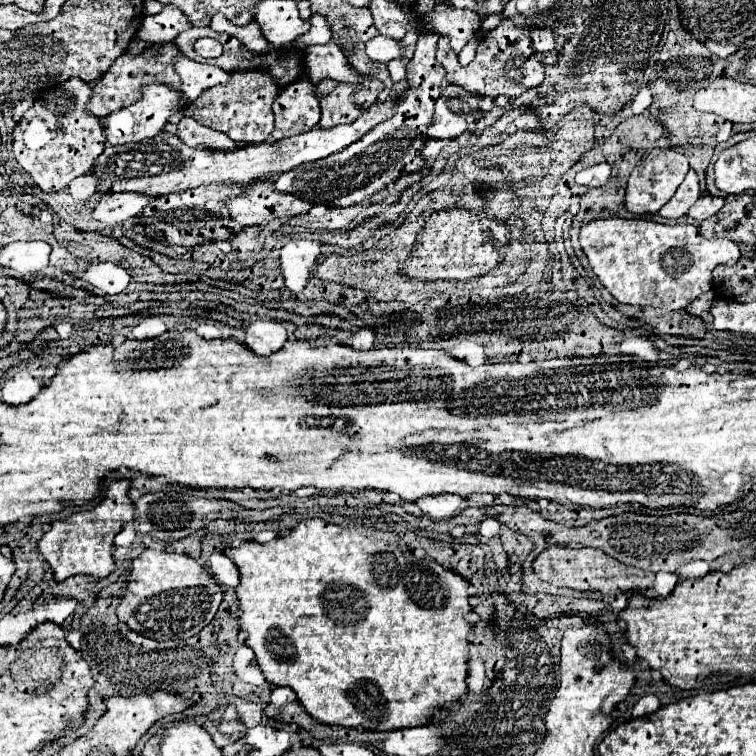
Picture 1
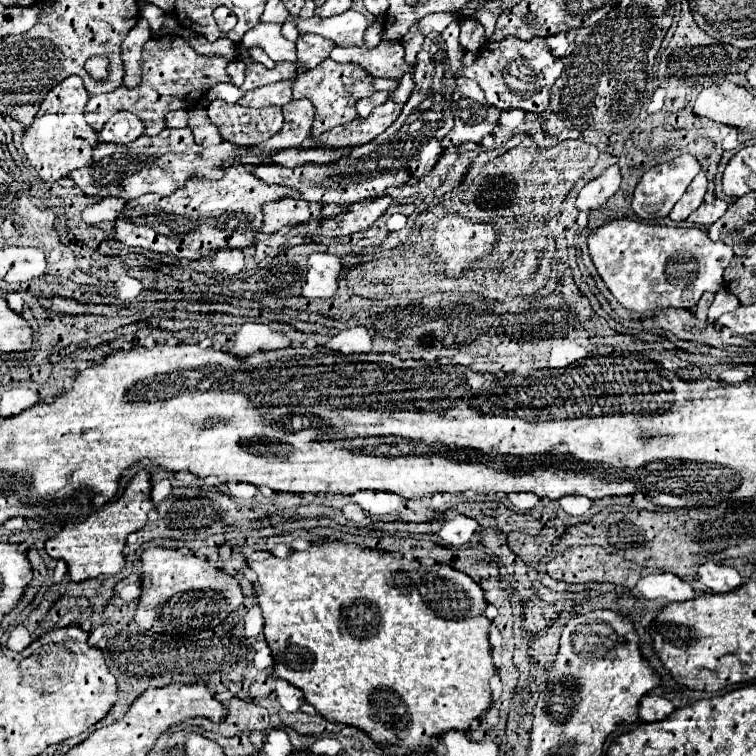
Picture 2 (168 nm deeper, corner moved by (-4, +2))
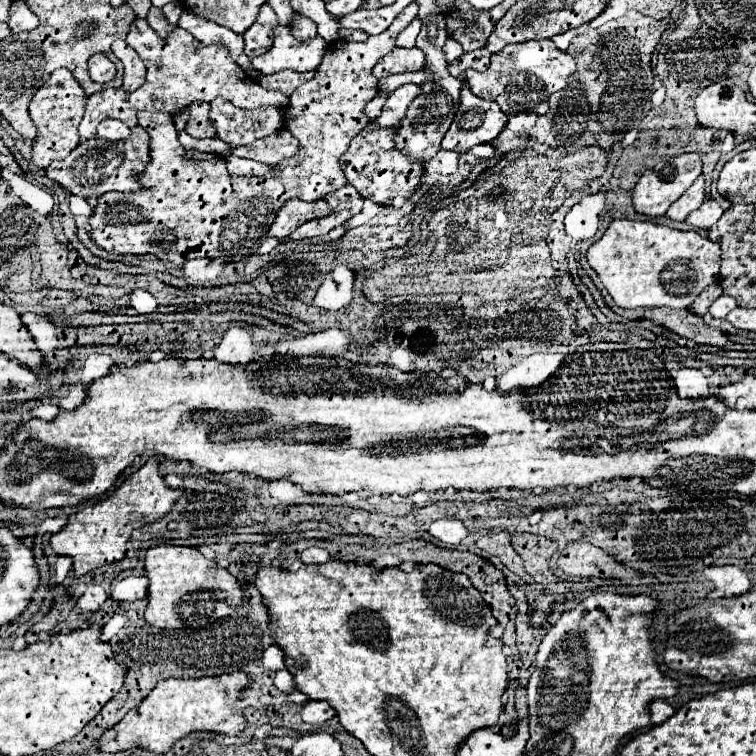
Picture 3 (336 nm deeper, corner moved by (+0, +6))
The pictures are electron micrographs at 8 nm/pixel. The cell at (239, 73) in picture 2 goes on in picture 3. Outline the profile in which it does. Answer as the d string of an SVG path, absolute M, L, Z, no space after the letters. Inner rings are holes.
M278 26L274 30L274 46L272 46L272 50L268 50L266 54L254 58L252 68L262 72L262 74L276 74L276 72L286 70L286 68L296 70L296 72L316 70L320 66L320 62L322 62L322 56L326 52L326 48L328 48L328 44L326 44L326 40L322 36L314 36L310 40L298 40L298 38L292 36L290 26Z

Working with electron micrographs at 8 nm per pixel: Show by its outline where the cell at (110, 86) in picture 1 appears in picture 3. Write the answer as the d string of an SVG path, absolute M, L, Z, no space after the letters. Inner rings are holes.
M136 18L126 42L139 54L142 62L146 64L146 84L134 92L126 92L121 87L107 87L88 98L86 114L80 122L80 138L90 140L96 136L96 126L106 118L122 120L126 126L134 128L138 124L136 114L140 110L154 110L154 112L168 112L178 114L182 108L190 106L192 102L212 102L214 98L222 96L238 108L258 108L264 104L286 108L288 98L282 92L266 90L258 82L254 82L230 56L228 48L220 44L206 46L190 32L182 28L174 28L166 40L158 38L158 34L148 26L146 20Z

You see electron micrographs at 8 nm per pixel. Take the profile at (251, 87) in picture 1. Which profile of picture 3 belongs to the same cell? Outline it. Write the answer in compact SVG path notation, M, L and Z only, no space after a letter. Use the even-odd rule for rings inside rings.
M216 98L210 102L210 120L220 140L232 146L242 146L278 132L284 124L284 110L276 106L242 110L228 100Z

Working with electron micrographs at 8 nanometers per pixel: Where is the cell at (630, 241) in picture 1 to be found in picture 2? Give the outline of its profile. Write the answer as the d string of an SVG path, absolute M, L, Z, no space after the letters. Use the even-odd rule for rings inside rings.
M612 220L596 230L592 230L586 236L586 244L592 256L592 262L608 286L608 290L614 294L614 298L630 310L644 312L654 308L692 308L698 304L700 296L704 292L718 292L724 286L722 272L734 258L734 250L728 244L722 244L722 240L710 240L710 236L700 228L670 228L670 226L658 226L658 224L644 224L636 220Z

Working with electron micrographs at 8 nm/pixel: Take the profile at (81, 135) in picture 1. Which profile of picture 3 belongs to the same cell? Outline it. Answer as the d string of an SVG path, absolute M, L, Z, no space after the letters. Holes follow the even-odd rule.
M54 70L50 78L46 80L44 86L38 88L38 92L30 100L30 118L34 126L38 128L38 140L34 142L32 148L32 164L38 168L46 168L52 160L62 160L70 154L72 148L78 146L80 136L78 136L78 124L84 116L84 106L86 106L86 92L80 88L76 78L66 70Z

